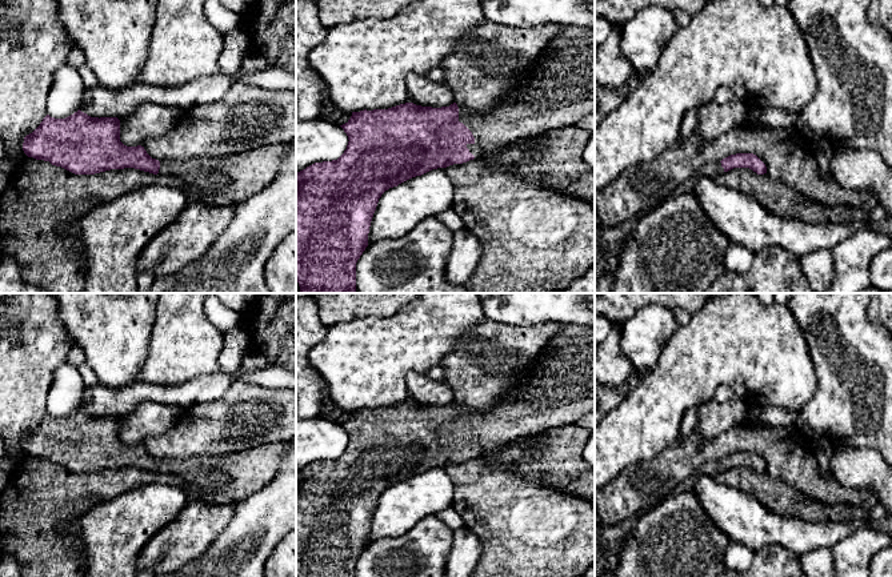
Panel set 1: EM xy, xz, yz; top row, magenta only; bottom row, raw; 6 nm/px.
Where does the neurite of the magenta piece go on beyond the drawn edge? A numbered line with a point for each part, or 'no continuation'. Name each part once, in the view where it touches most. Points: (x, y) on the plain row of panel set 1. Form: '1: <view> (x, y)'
1: xz (559, 388)

